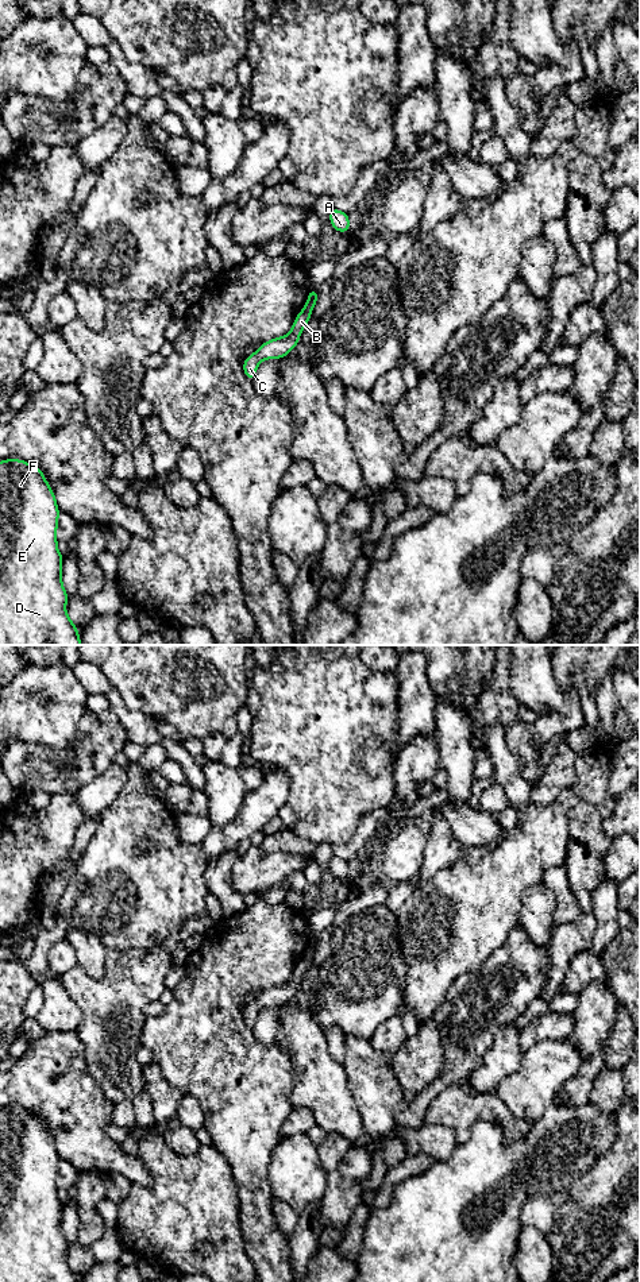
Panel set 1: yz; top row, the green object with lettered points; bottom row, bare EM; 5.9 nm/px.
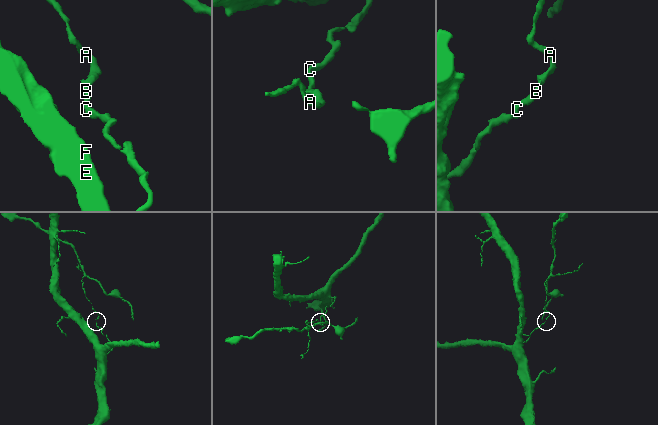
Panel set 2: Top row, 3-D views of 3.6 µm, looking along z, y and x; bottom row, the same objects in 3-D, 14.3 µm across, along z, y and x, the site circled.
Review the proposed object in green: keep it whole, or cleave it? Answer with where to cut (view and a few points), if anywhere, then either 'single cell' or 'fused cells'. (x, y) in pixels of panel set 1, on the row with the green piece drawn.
yz (307, 301), (313, 304) | fused cells

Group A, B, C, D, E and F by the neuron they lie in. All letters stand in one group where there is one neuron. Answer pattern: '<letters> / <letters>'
A / B C D E F

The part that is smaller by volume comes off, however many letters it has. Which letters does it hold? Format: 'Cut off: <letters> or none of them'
Cut off: A

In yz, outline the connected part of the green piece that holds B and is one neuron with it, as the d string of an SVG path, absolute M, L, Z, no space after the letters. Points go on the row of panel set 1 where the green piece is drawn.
M306 302L304 309L297 314L293 327L286 336L263 343L252 355L244 359L243 371L248 381L254 381L257 367L262 360L273 358L282 359L297 345L302 329L311 320L313 308L313 302Z

